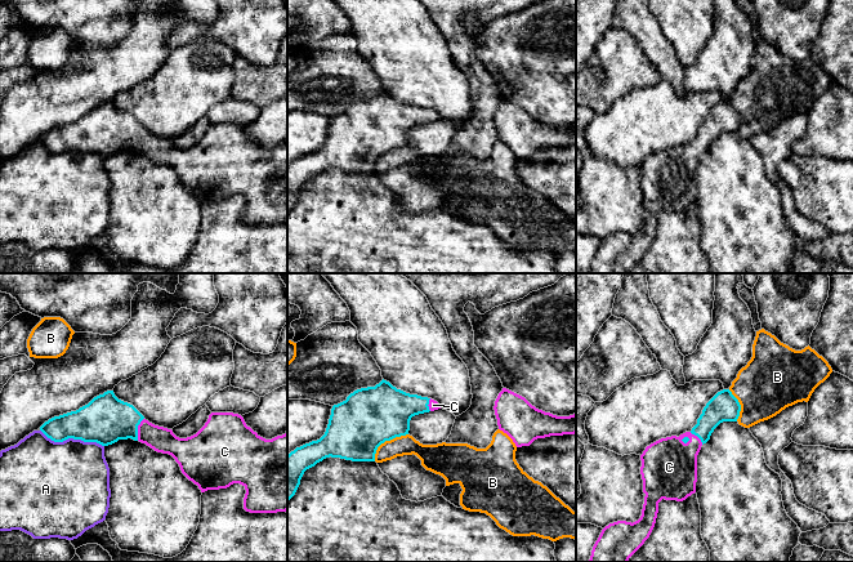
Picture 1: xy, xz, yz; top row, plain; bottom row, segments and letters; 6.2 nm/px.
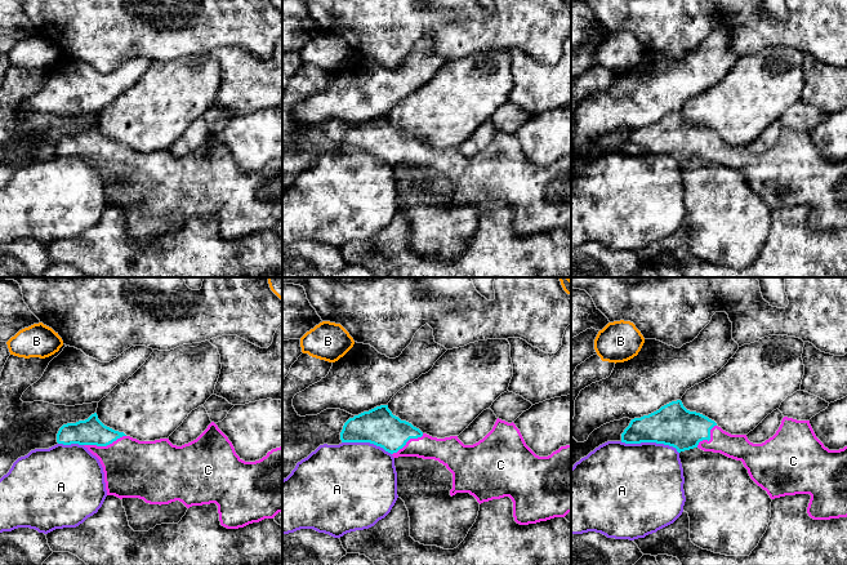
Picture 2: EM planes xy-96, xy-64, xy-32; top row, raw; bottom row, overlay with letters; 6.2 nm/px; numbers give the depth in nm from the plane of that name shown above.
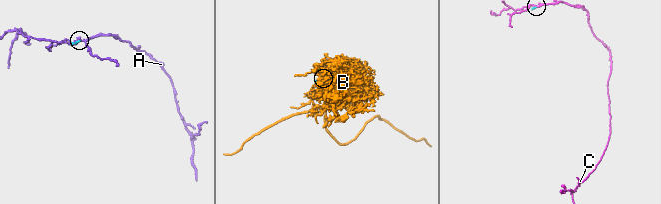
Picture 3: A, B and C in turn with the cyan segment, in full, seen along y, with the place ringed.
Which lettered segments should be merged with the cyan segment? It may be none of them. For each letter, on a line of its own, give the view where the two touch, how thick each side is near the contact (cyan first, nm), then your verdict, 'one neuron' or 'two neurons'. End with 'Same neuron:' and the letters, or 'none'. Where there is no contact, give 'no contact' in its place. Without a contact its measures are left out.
A: xy | 300/460 nm | two neurons
B: xz | 360/130 nm | two neurons
C: xy | 300/160 nm | one neuron
Same neuron: C

